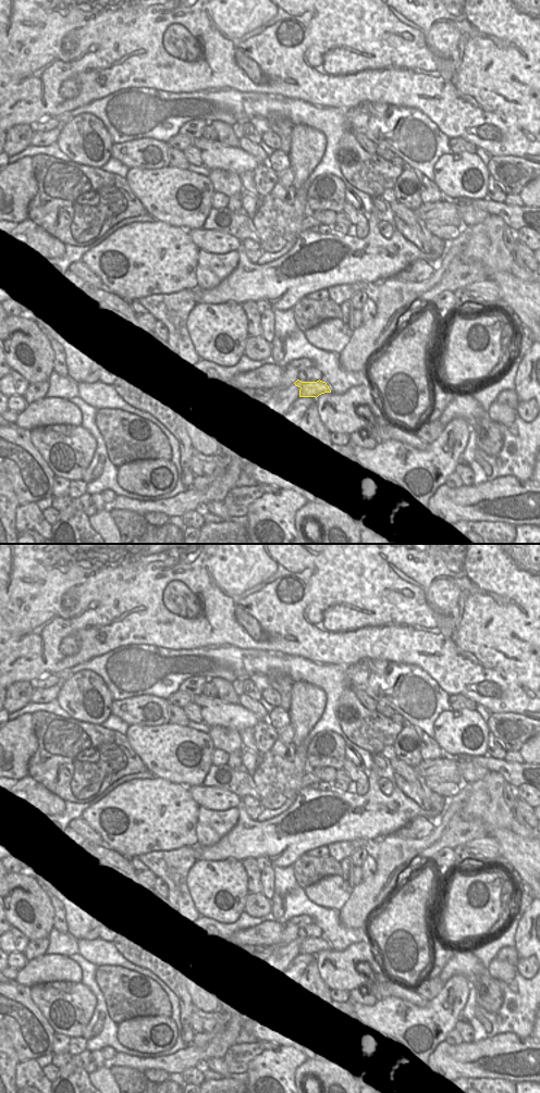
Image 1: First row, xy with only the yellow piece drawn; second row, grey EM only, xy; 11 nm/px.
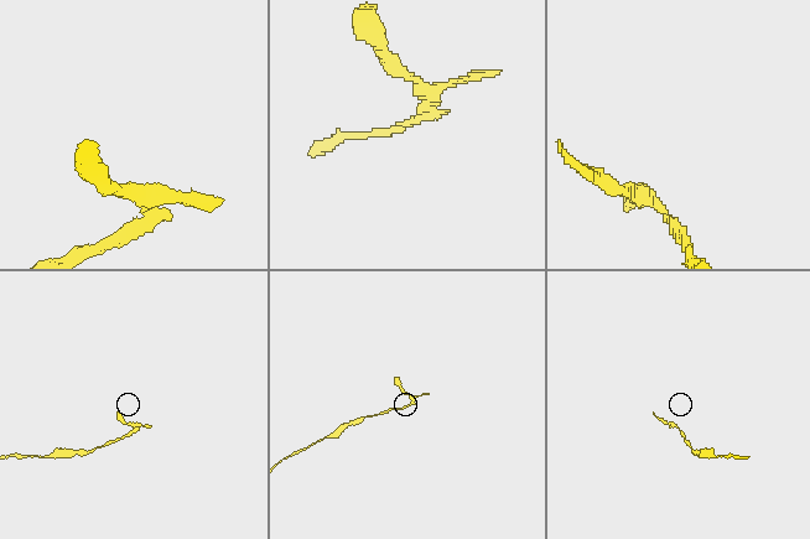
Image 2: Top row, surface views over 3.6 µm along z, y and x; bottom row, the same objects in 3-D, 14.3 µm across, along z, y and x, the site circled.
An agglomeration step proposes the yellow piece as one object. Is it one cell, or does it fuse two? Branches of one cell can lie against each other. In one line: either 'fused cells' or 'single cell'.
fused cells

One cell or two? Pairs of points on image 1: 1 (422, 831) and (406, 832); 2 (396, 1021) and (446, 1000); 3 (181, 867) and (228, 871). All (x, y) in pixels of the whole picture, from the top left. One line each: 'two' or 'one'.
1: one
2: one
3: two

